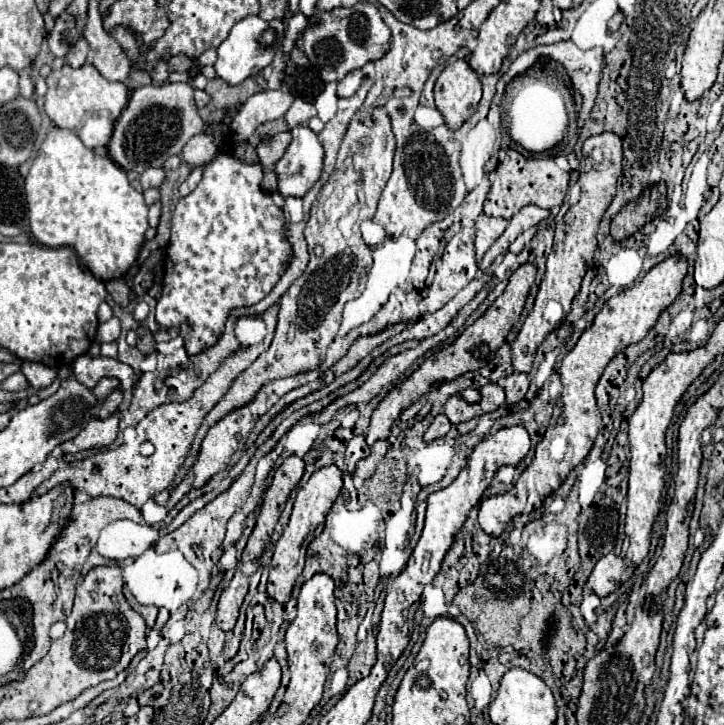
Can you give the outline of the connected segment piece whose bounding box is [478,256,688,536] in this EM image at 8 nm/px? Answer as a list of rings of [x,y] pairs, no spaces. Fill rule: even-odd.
[[[670,256],[664,262],[656,264],[640,284],[634,288],[616,294],[610,298],[602,310],[596,314],[594,324],[584,330],[576,346],[564,356],[560,366],[560,378],[564,384],[564,390],[558,398],[558,404],[554,406],[554,414],[550,420],[550,426],[542,438],[542,442],[536,446],[536,456],[532,464],[520,474],[518,482],[512,490],[508,490],[502,496],[492,496],[482,500],[478,522],[482,530],[490,536],[500,536],[508,522],[518,514],[530,514],[532,510],[540,508],[544,498],[550,496],[554,490],[562,486],[562,482],[568,478],[568,474],[588,456],[594,438],[600,428],[600,412],[594,398],[594,388],[606,368],[606,364],[620,354],[626,346],[640,342],[650,328],[656,324],[660,312],[670,306],[676,296],[682,290],[682,282],[687,274],[688,261],[684,256]]]

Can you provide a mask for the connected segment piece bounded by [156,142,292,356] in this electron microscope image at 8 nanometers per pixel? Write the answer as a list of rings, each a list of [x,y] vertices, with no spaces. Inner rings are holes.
[[[228,142],[204,166],[196,190],[174,208],[162,296],[156,304],[156,322],[162,328],[178,330],[182,318],[192,324],[192,332],[184,336],[190,356],[216,344],[232,308],[252,306],[268,296],[292,260],[284,212],[260,188],[262,164],[234,158],[226,146]]]

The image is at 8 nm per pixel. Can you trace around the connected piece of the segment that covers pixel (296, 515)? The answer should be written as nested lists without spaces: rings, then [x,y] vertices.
[[[326,466],[316,470],[310,480],[306,482],[306,486],[302,486],[296,494],[294,500],[294,508],[292,508],[292,516],[288,526],[284,528],[284,534],[280,536],[280,540],[276,542],[274,548],[274,560],[270,566],[270,578],[268,578],[268,594],[278,600],[278,602],[288,602],[292,588],[298,580],[298,576],[302,574],[304,568],[304,558],[306,558],[306,548],[308,544],[324,530],[324,520],[326,514],[330,512],[334,500],[338,498],[342,488],[342,472],[338,466]]]

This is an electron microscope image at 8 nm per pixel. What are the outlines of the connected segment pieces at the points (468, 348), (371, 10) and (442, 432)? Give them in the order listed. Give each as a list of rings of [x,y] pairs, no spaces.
[[[522,264],[508,282],[508,288],[504,290],[504,294],[500,294],[494,304],[484,312],[484,316],[480,316],[474,324],[470,324],[454,342],[452,346],[442,348],[440,352],[428,356],[424,360],[424,364],[408,378],[404,380],[398,388],[394,388],[392,392],[388,392],[384,396],[384,400],[376,406],[374,414],[372,414],[372,422],[370,428],[366,432],[366,442],[374,444],[376,440],[386,440],[390,436],[390,428],[394,424],[394,420],[400,416],[402,410],[406,410],[410,404],[414,404],[422,394],[428,394],[432,384],[436,382],[452,382],[454,378],[470,372],[470,370],[478,370],[484,368],[488,362],[494,360],[496,350],[502,346],[502,342],[506,340],[508,332],[512,330],[512,326],[516,324],[516,320],[520,318],[524,304],[526,304],[526,296],[530,292],[530,286],[534,284],[534,276],[536,276],[536,266],[534,264]]]
[[[356,2],[352,8],[334,8],[332,12],[324,12],[324,16],[318,12],[312,20],[316,20],[316,28],[304,32],[302,50],[324,82],[338,82],[348,72],[362,68],[366,62],[376,62],[388,52],[390,28],[372,2]]]
[[[438,414],[436,418],[434,418],[434,422],[430,424],[430,428],[426,430],[426,434],[424,434],[424,440],[426,442],[432,442],[432,440],[436,440],[436,438],[442,438],[442,436],[446,436],[448,432],[450,432],[450,420],[444,416],[444,414]]]

